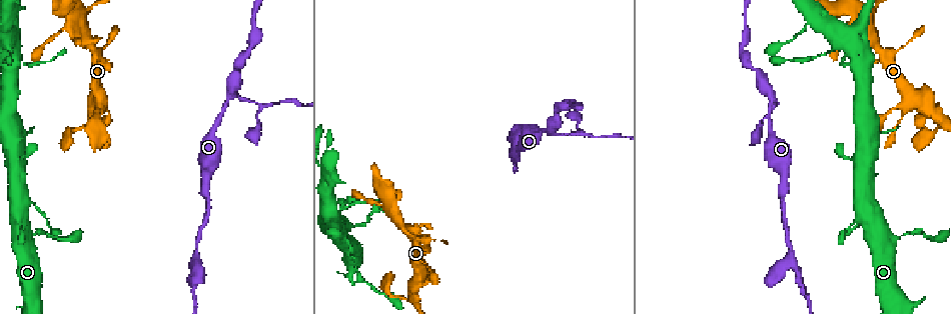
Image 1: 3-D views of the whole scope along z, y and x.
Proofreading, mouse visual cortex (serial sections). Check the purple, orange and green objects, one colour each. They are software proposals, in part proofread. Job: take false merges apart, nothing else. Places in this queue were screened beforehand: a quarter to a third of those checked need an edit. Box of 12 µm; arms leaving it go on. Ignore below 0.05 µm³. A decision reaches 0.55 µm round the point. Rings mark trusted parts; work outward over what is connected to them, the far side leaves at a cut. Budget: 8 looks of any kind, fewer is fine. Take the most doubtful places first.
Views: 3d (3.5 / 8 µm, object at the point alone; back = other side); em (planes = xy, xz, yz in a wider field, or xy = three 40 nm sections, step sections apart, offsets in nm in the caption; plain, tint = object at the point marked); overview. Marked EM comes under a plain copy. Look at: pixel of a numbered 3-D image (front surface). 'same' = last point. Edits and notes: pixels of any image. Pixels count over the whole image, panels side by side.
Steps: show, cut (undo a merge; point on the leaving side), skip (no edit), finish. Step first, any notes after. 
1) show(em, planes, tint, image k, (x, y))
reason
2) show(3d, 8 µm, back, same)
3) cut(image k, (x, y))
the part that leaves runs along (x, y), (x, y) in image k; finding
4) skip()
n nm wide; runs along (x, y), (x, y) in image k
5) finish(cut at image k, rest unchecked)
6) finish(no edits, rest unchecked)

show(3d, 3.5 µm, image 1, (580, 135))

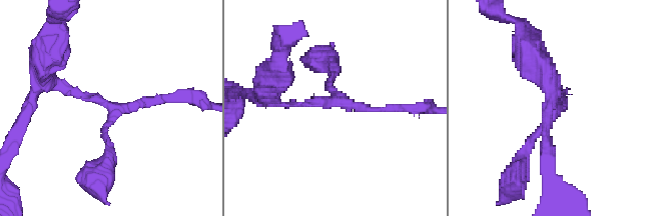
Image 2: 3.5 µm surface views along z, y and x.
show(em, xy, step 1, tint, image 2, (114, 108))

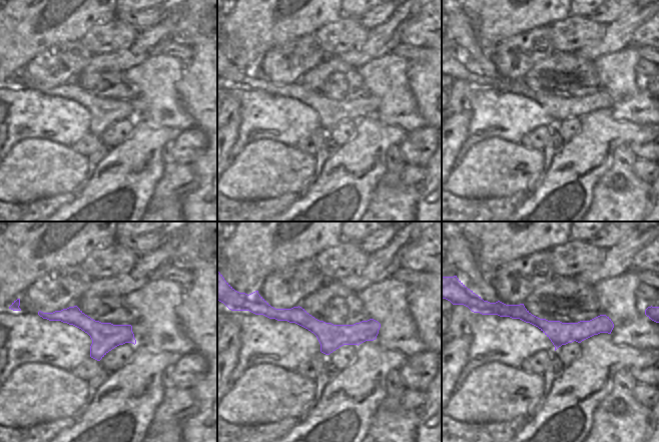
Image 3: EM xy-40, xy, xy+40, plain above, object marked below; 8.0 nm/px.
show(em, xy, step 2, tint, same)

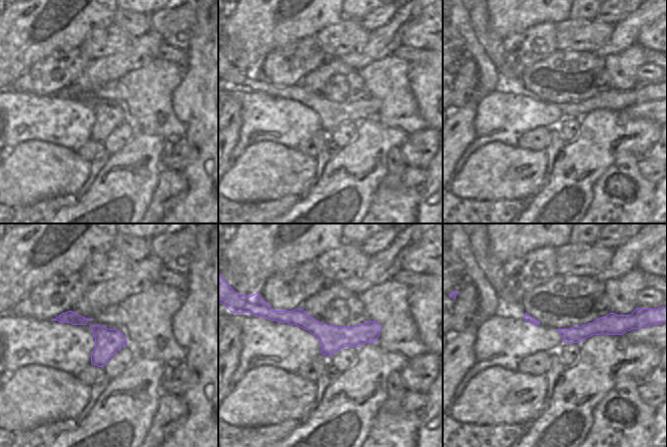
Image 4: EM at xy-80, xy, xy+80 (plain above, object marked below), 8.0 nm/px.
skip()
3 arms; runs along (268, 313), (325, 334), (378, 329) in image 4; all the same cell

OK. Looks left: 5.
show(3d, 3.5 µm, image 1, (901, 235))
calibre changes

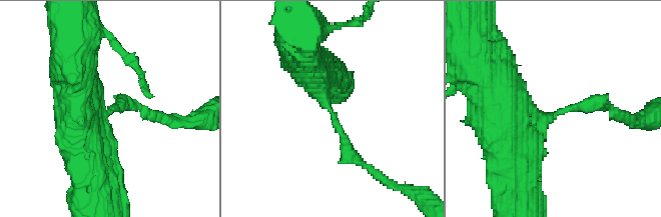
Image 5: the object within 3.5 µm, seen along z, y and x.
show(em, planes, tint, image 5, (330, 111))
arms of 200, 600 nm; shape alone is not enough

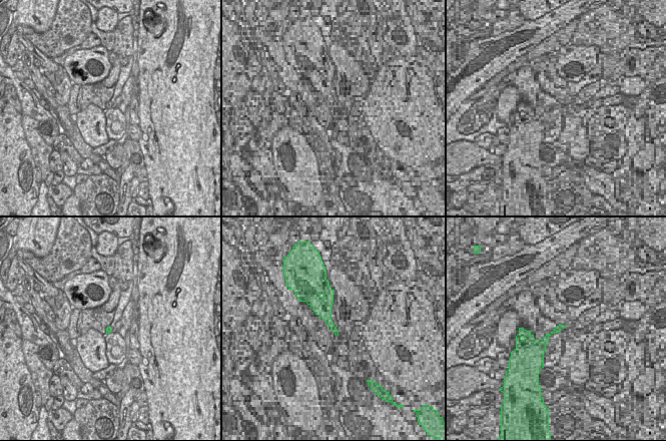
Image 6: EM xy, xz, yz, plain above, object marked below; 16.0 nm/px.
skip()
100 nm wide; runs along (312, 65), (347, 149), (365, 164) in image 5; one cell here

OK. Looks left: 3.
show(3d, 8 µm, image 1, (9, 47))
small branch off a trunk

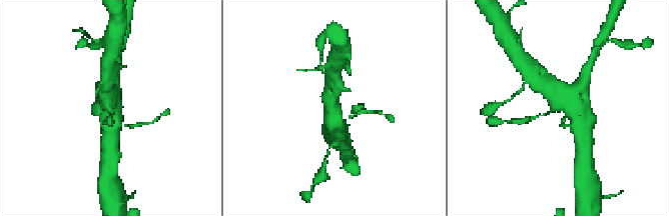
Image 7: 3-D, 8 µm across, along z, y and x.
show(em, planes, tint, image 7, (559, 104))
3 arms; arms of 100, 500, 600 nm

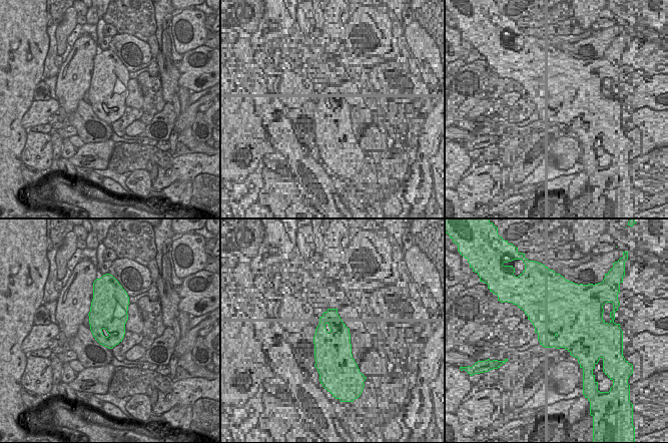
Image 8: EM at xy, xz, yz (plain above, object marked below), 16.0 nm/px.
skip()
runs along (582, 108), (569, 97), (535, 118) in image 7; continuous, no second cell

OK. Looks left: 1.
finish(no edits, rest unchecked)

